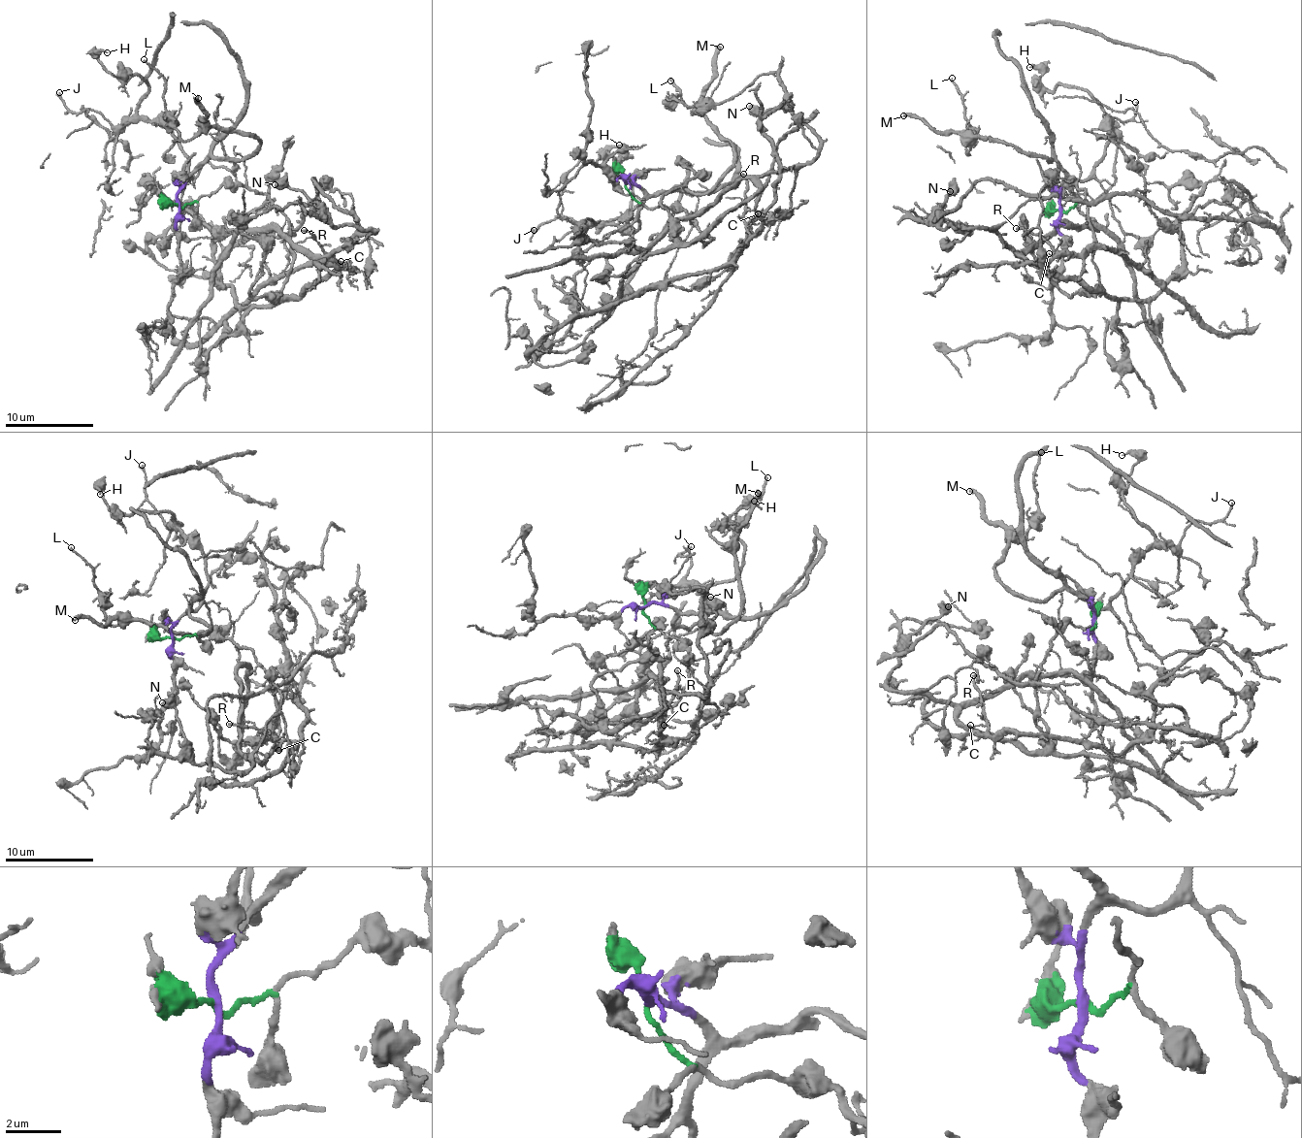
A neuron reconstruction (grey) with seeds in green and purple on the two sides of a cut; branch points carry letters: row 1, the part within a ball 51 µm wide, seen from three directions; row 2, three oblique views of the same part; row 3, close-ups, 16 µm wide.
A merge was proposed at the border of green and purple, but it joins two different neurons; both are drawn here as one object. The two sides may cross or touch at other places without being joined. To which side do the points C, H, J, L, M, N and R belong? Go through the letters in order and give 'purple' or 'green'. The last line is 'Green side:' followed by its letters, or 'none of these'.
C: green
H: purple
J: purple
L: purple
M: purple
N: green
R: green
Green side: C, N, R

